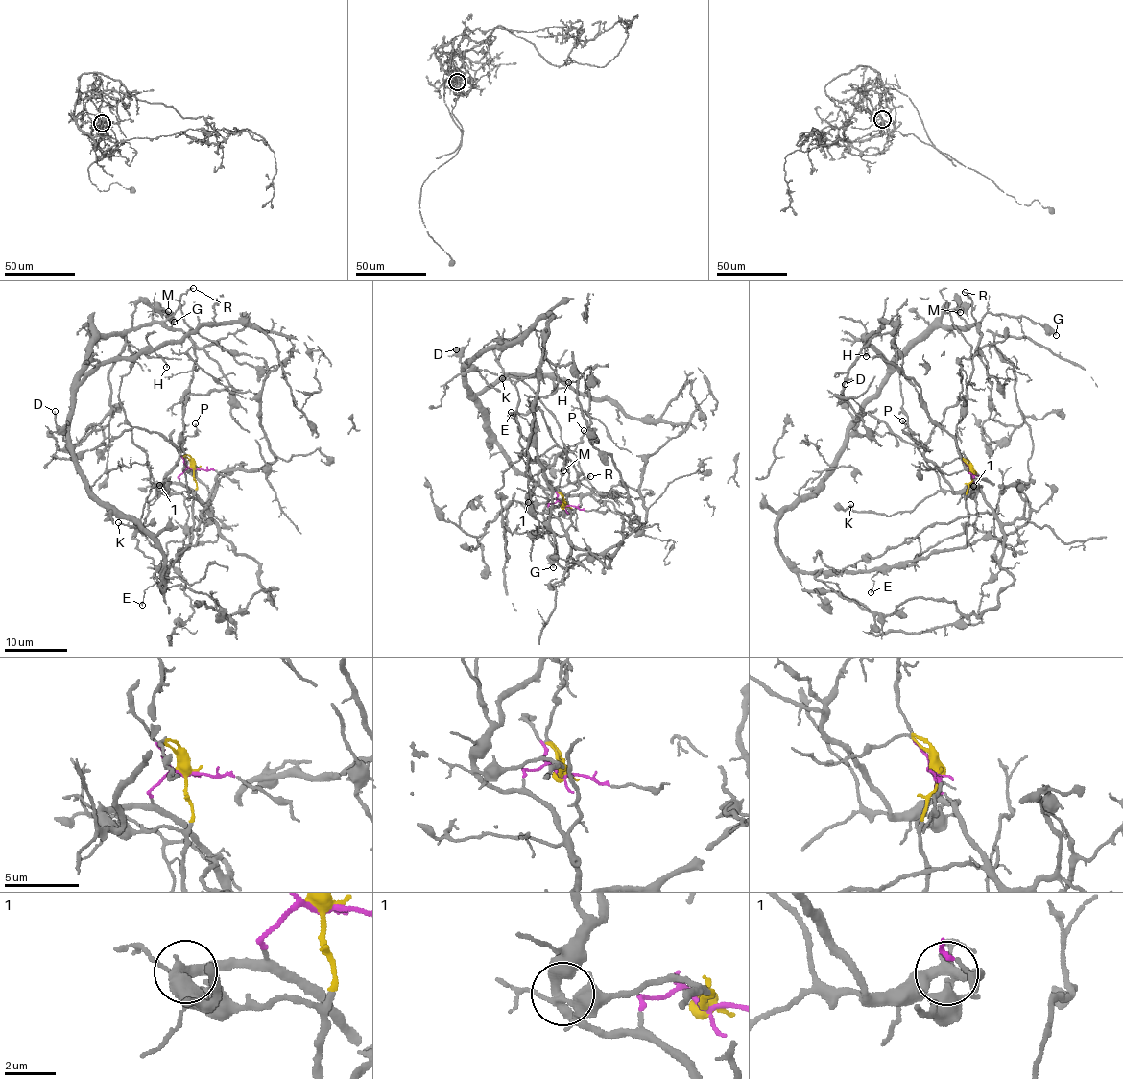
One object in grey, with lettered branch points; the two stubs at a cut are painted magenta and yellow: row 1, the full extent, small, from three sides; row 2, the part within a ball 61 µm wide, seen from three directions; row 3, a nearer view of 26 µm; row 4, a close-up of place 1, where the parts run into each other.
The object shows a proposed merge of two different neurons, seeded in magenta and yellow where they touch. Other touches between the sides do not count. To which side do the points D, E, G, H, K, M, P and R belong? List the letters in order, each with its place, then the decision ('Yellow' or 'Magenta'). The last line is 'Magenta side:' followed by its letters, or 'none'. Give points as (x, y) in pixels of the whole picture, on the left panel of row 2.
D: Place: (55, 411). Yellow
E: Place: (142, 605). Yellow
G: Place: (174, 322). Yellow
H: Place: (166, 367). Yellow
K: Place: (118, 522). Magenta
M: Place: (168, 311). Yellow
P: Place: (195, 423). Magenta
R: Place: (193, 288). Yellow
Magenta side: K, P

